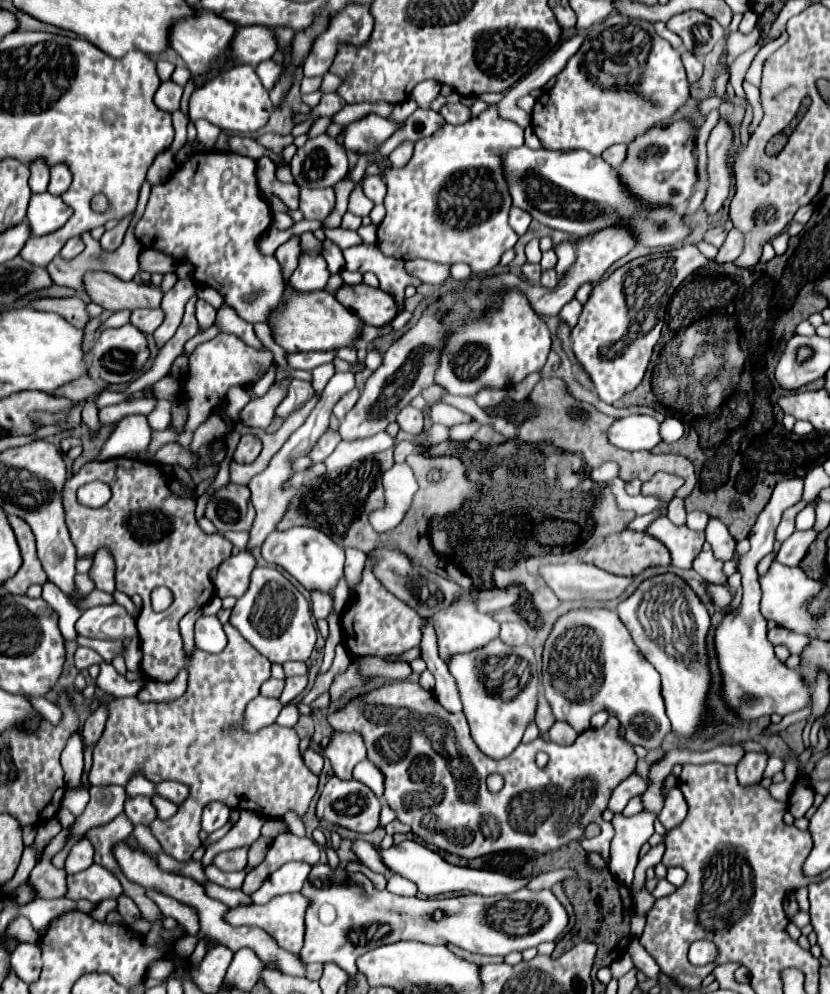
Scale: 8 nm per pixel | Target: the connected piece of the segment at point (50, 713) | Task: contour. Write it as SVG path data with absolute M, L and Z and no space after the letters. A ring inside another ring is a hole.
M27 697L29 702L42 714L44 718L49 720L54 726L56 726L61 719L61 711L60 709L54 705L53 703L49 702L44 697Z

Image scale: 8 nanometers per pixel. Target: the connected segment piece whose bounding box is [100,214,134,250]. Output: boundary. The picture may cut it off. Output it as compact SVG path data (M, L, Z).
M126 214L124 218L118 220L118 224L110 232L104 232L104 236L100 238L100 244L102 244L104 250L116 250L122 244L122 238L124 238L132 218L134 218L134 214Z

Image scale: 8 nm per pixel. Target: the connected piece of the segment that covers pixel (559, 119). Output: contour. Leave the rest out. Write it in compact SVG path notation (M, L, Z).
M610 14L586 34L580 50L556 76L556 86L536 98L532 128L548 150L584 148L598 156L612 144L632 142L652 126L666 126L688 98L680 52L656 34L652 22Z

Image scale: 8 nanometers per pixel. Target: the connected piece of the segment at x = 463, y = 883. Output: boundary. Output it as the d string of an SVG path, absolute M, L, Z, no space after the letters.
M406 840L398 846L392 846L388 850L380 850L382 862L396 874L412 880L418 890L426 896L434 894L444 894L444 892L472 892L472 894L482 894L482 896L494 896L494 894L512 894L520 888L524 888L530 878L512 878L502 872L492 872L492 870L474 870L474 868L464 868L464 866L452 866L448 864L438 852Z

